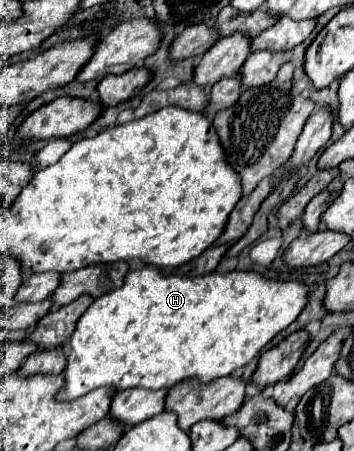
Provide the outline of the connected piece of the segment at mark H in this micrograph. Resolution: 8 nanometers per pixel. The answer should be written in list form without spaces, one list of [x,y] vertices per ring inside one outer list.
[[[152,267],[132,271],[120,289],[98,297],[78,319],[62,373],[64,385],[58,389],[56,399],[72,401],[98,387],[114,387],[116,391],[144,387],[158,391],[170,389],[186,379],[212,383],[226,377],[248,365],[266,343],[300,315],[306,305],[306,291],[308,287],[298,281],[270,281],[250,271],[214,271],[200,277],[162,277]]]

